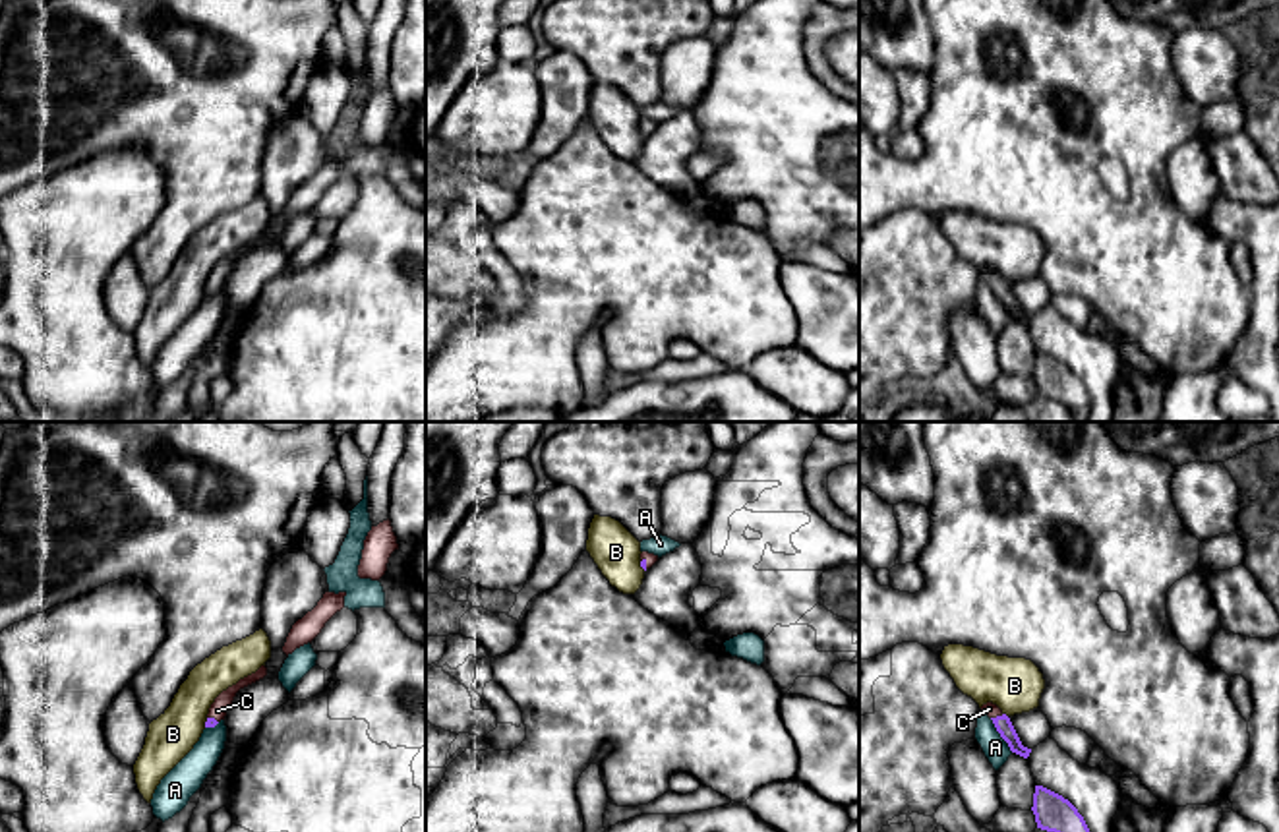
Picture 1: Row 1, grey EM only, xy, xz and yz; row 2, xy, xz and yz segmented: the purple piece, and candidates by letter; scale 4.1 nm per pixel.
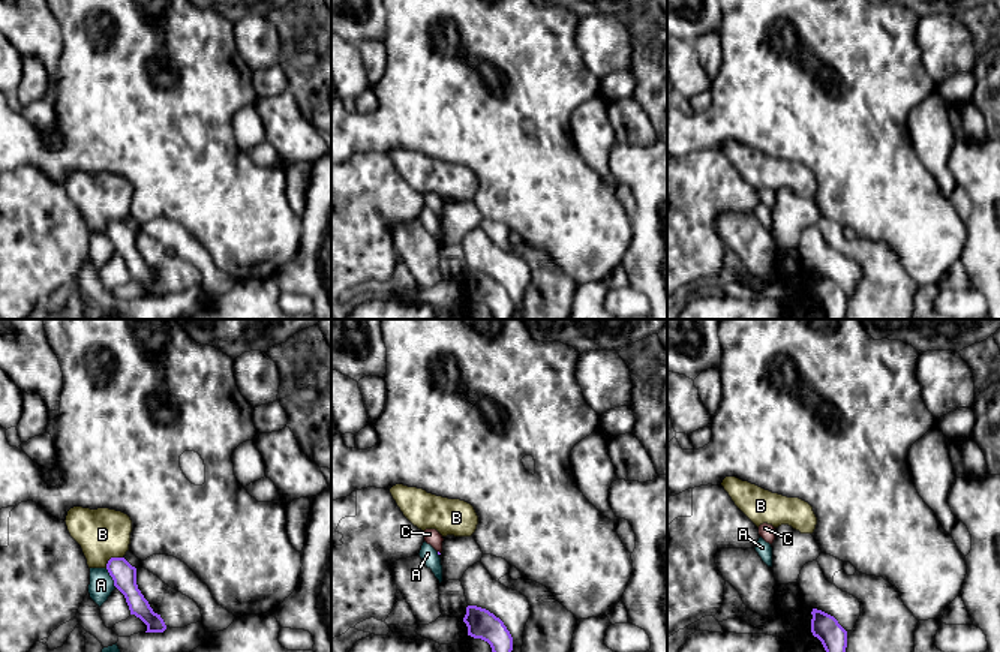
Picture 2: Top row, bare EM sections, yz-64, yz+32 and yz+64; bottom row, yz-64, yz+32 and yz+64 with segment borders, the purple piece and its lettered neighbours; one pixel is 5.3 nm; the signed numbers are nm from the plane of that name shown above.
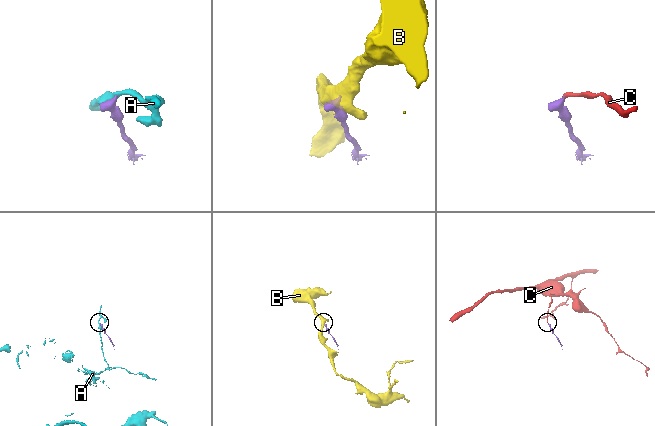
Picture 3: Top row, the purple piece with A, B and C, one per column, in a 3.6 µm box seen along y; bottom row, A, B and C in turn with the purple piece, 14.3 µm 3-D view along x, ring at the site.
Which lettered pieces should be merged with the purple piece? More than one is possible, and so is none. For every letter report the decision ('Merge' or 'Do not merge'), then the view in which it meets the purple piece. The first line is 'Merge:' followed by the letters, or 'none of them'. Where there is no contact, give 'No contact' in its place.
Merge: C
A: Do not merge. Touches purple in yz
B: Do not merge. Touches purple in yz
C: Merge. Touches purple in yz

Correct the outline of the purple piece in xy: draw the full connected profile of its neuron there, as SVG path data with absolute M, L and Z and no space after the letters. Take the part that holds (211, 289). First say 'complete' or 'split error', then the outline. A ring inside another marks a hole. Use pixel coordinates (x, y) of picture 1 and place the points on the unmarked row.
split error; M261 232L255 240L240 246L236 252L223 257L209 275L205 294L215 294L221 286L224 286L226 277L230 275L236 259L267 242L267 234Z

